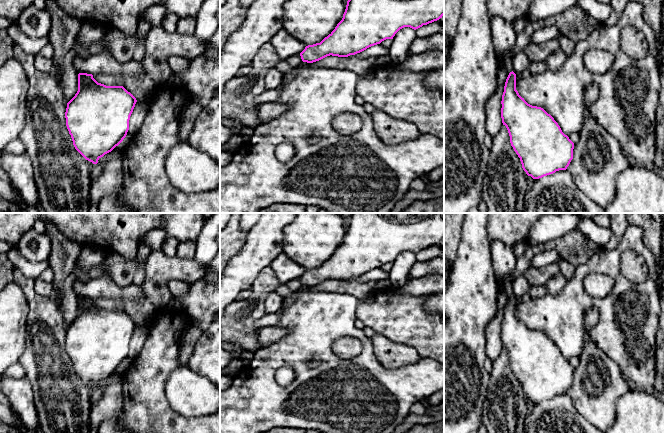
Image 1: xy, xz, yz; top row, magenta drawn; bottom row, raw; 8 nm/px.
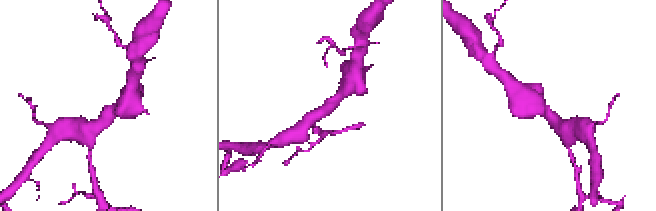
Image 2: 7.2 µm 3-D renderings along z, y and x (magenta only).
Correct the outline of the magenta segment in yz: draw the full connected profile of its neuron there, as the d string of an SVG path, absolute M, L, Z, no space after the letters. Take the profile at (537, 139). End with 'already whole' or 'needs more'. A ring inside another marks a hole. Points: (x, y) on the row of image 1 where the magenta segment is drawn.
M509 73L502 95L501 118L506 126L510 143L520 158L522 168L528 176L539 179L566 170L573 159L574 143L565 135L554 118L543 108L532 106L516 90L516 74Z; already whole

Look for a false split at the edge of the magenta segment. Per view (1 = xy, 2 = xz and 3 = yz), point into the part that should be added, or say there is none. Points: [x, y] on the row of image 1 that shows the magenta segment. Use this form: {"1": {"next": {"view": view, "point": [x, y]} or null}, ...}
{"1": {"next": null}, "2": {"next": null}, "3": {"next": null}}

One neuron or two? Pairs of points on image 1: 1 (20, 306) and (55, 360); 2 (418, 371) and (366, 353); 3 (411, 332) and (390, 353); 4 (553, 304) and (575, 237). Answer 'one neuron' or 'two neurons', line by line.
1: two neurons
2: one neuron
3: two neurons
4: two neurons

